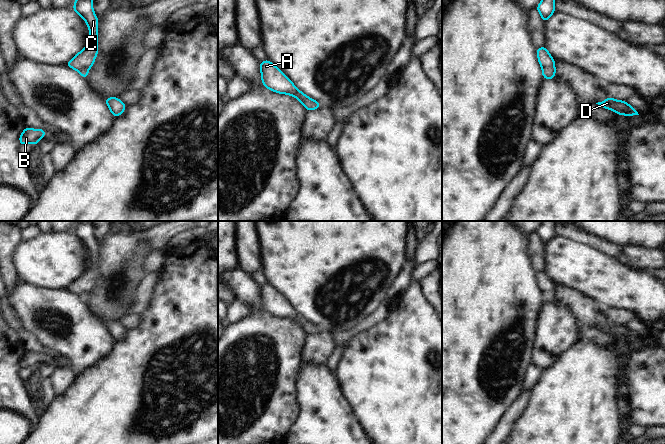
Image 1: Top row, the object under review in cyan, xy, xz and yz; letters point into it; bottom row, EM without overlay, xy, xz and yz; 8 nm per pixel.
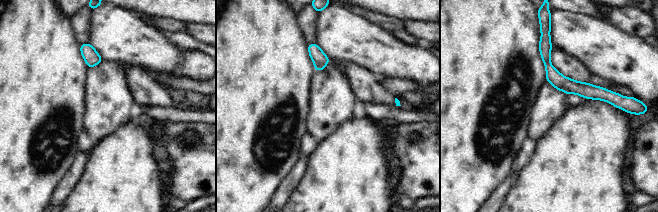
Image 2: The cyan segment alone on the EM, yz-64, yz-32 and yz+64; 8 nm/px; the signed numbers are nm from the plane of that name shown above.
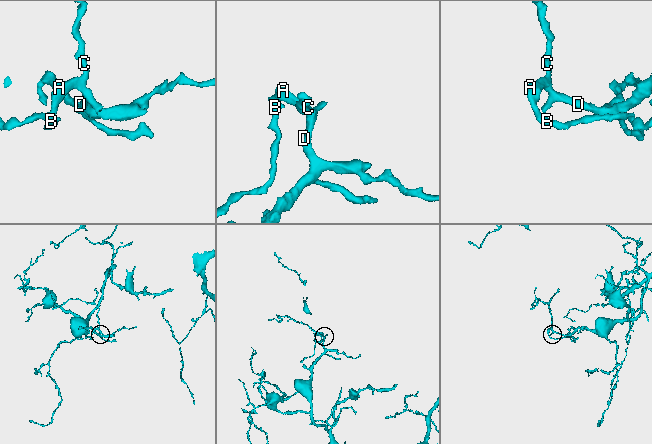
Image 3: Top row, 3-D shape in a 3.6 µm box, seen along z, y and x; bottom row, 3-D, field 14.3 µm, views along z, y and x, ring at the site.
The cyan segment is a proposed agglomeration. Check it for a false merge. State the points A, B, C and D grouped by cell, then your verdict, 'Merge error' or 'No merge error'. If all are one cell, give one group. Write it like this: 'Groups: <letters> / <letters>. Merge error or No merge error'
Groups: A B C D. No merge error.

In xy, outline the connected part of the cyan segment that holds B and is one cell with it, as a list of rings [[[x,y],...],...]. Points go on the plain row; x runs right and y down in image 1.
[[[24,352],[19,361],[19,366],[21,369],[25,369],[27,367],[38,369],[39,364],[45,360],[46,356],[43,353]]]

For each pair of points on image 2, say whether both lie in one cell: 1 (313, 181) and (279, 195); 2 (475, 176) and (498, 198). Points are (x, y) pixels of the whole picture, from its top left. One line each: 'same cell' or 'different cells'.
1: different cells
2: different cells

